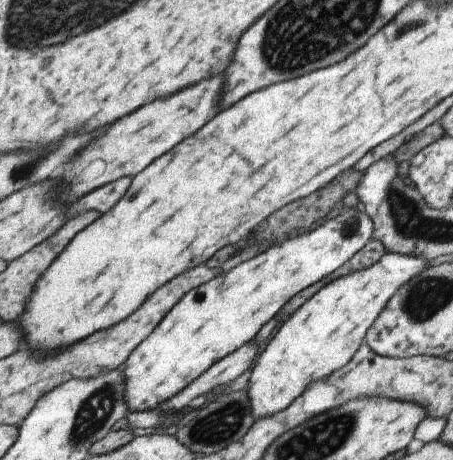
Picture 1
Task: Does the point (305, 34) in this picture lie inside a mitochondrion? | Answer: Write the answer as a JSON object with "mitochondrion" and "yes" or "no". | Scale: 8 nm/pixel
{"mitochondrion":"yes"}

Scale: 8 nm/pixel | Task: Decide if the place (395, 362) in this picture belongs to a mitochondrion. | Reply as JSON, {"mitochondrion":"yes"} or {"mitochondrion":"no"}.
{"mitochondrion":"no"}

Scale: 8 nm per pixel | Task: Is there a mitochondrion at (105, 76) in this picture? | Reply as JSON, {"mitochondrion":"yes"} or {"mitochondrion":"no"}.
{"mitochondrion":"no"}

